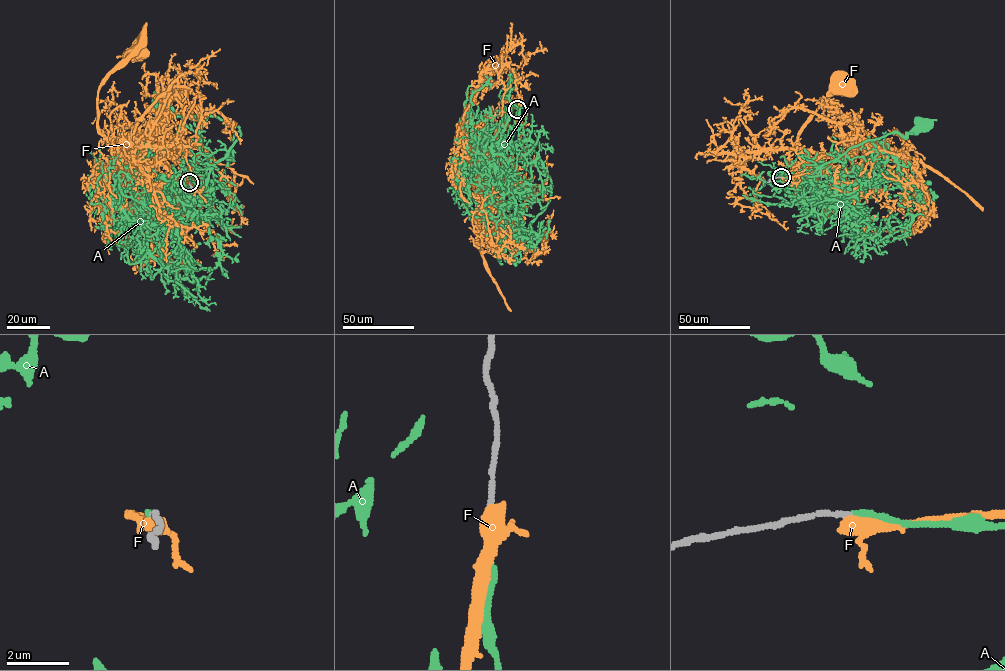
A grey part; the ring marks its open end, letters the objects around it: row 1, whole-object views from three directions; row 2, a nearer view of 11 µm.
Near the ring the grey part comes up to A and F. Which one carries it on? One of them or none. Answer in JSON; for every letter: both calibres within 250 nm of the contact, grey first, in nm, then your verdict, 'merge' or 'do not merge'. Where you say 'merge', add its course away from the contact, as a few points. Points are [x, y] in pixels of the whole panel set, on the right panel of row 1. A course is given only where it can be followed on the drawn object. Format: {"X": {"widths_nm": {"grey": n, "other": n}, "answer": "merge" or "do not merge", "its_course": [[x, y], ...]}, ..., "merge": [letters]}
{"A": {"widths_nm": {"grey": 180, "other": 190}, "answer": "merge", "its_course": [[781, 177], [802, 192], [811, 192], [812, 174], [821, 166], [869, 140], [892, 133], [904, 136], [919, 124]]}, "F": {"widths_nm": {"grey": 190, "other": 400}, "answer": "do not merge"}, "merge": ["A"]}

